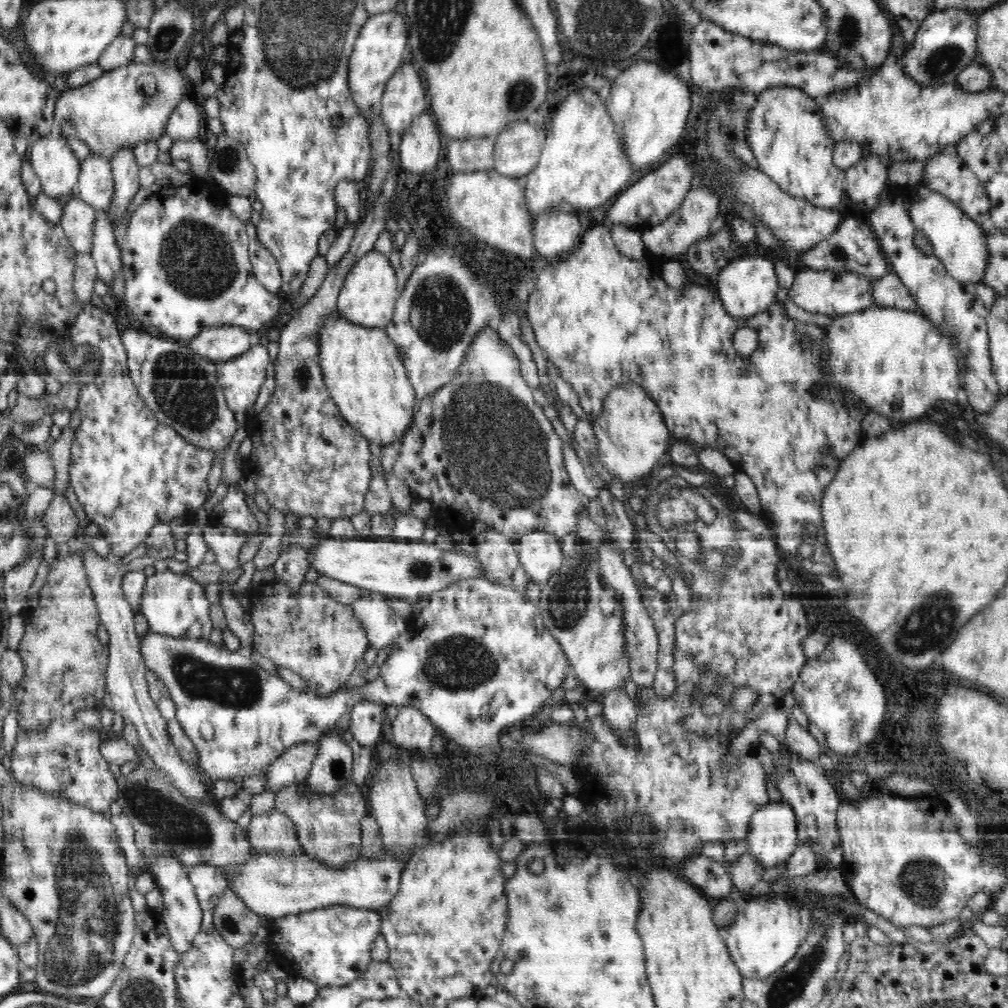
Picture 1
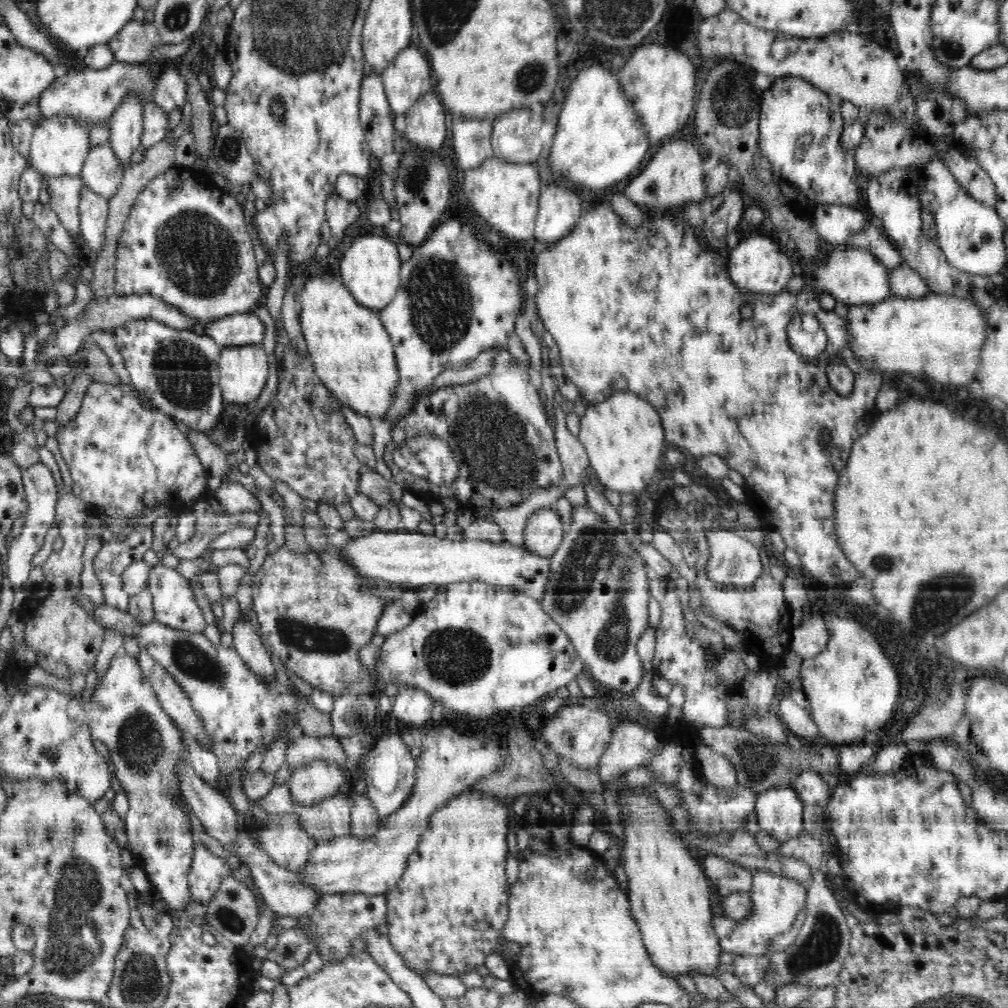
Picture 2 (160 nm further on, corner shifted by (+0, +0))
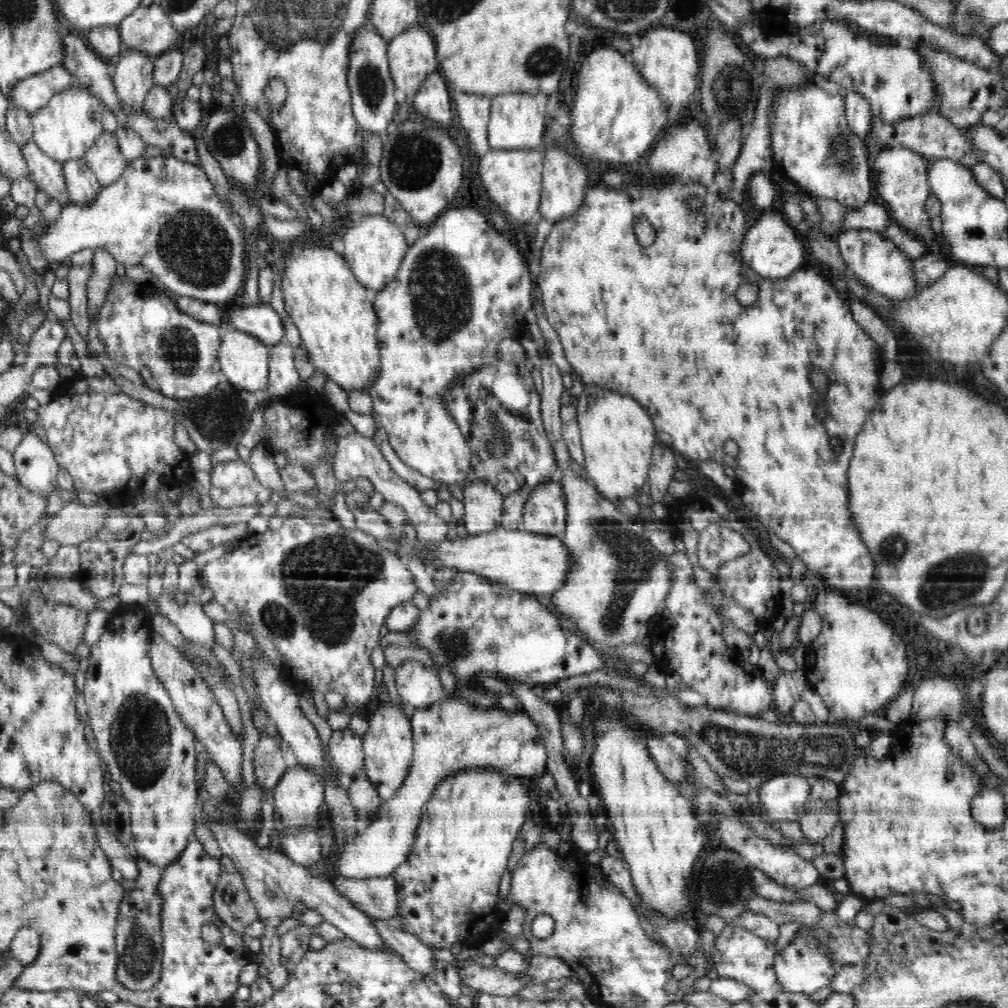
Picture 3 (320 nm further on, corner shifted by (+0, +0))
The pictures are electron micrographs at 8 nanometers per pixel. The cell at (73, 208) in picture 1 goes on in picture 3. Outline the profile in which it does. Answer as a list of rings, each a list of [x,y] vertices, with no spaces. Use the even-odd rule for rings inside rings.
[[[28,139],[21,146],[21,153],[26,159],[30,178],[36,192],[44,192],[54,200],[58,200],[61,206],[69,202],[69,194],[66,188],[62,163],[42,153],[34,139]]]

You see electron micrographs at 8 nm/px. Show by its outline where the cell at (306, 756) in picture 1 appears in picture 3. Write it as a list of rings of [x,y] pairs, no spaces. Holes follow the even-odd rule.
[[[350,727],[335,730],[329,739],[328,750],[332,766],[339,774],[366,777],[362,740],[354,736]]]

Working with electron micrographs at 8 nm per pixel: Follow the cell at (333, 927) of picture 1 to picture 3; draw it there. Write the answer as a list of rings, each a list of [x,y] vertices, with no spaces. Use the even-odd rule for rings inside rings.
[[[394,875],[372,877],[370,880],[333,876],[333,886],[355,908],[377,920],[388,920],[398,914],[398,890]]]

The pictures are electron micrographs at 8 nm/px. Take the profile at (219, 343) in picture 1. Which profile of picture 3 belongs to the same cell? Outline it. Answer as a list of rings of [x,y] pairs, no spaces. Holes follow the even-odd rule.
[[[247,303],[246,306],[238,306],[231,312],[229,326],[269,346],[286,341],[282,316],[272,305]]]

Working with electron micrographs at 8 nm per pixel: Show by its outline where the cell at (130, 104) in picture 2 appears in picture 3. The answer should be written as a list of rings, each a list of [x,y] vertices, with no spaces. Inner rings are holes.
[[[126,49],[118,55],[113,82],[126,113],[143,108],[146,93],[153,85],[154,64],[152,57],[138,49]]]

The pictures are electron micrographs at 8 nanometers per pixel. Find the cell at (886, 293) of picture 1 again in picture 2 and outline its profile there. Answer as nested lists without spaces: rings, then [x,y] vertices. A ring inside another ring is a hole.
[[[903,264],[890,272],[889,292],[902,299],[920,298],[930,293],[930,287],[918,272]]]

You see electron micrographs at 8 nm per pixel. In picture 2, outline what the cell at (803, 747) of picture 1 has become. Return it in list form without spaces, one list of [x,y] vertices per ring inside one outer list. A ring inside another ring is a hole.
[[[784,692],[779,699],[778,718],[797,736],[804,739],[816,739],[819,728],[810,712],[800,707],[790,694]]]

